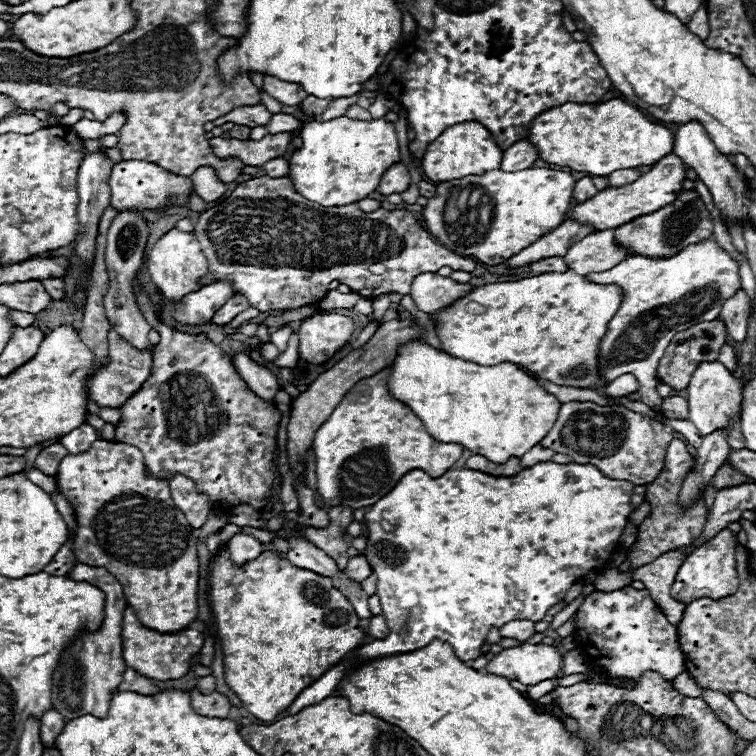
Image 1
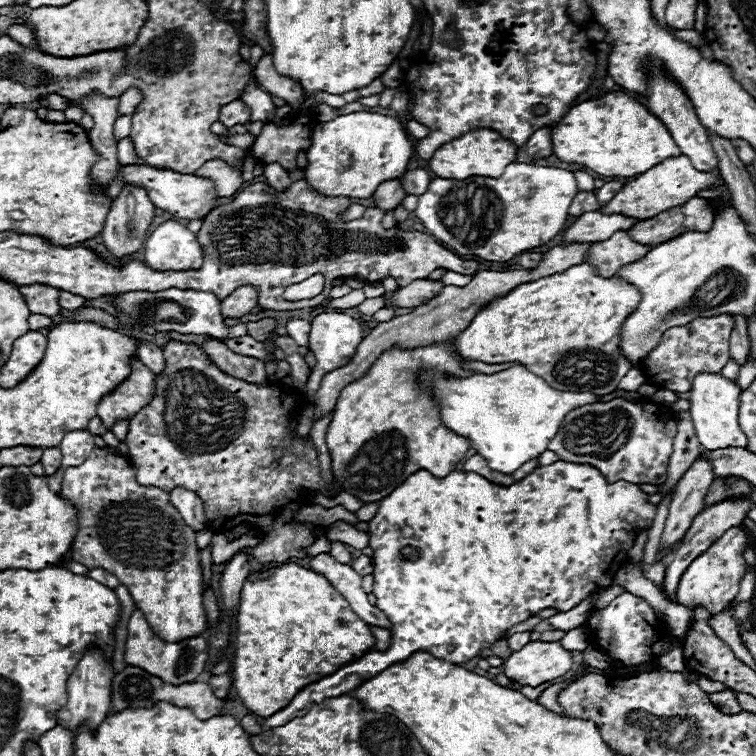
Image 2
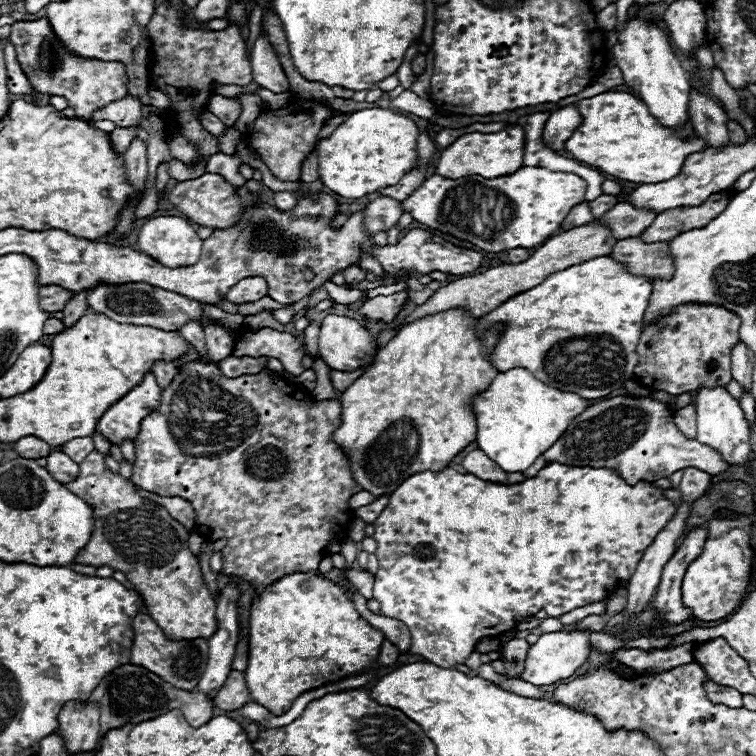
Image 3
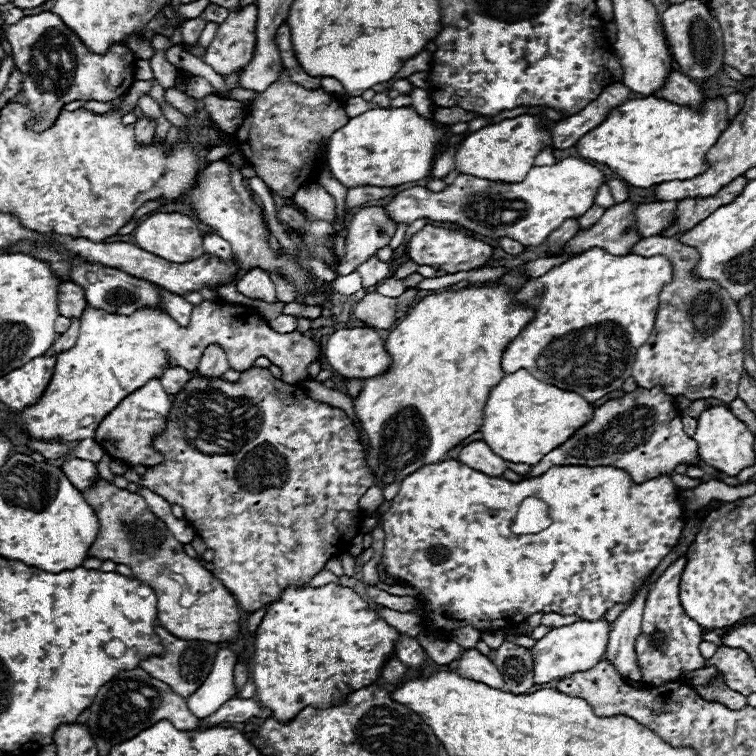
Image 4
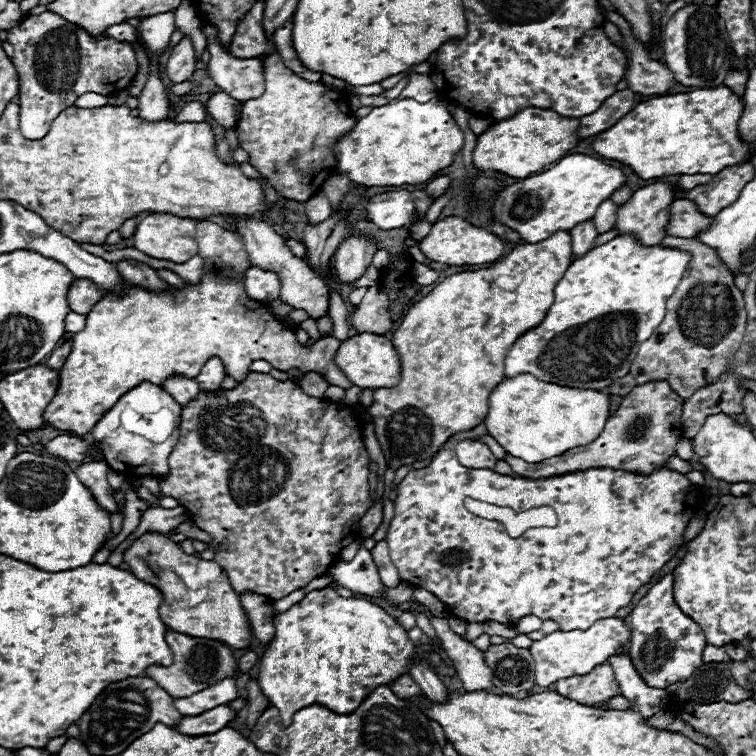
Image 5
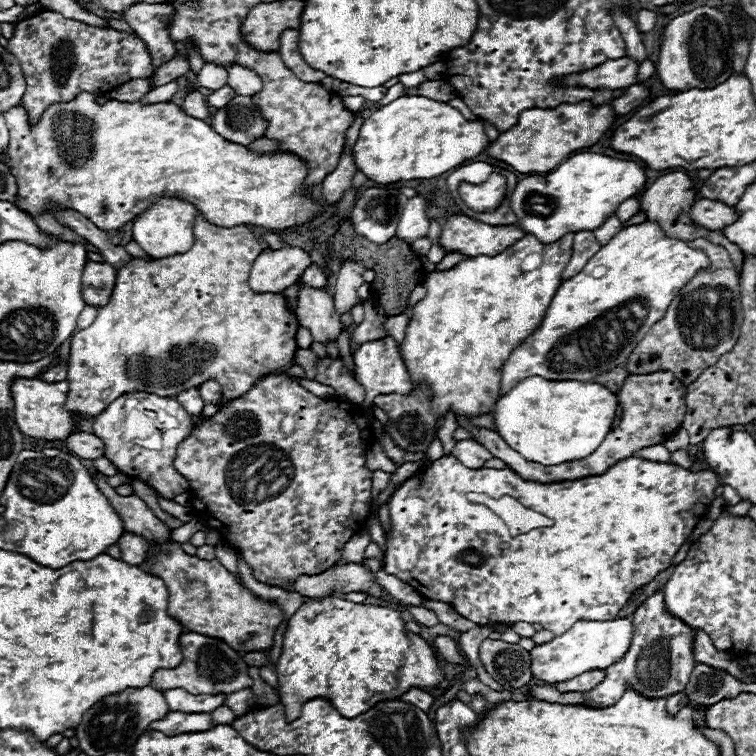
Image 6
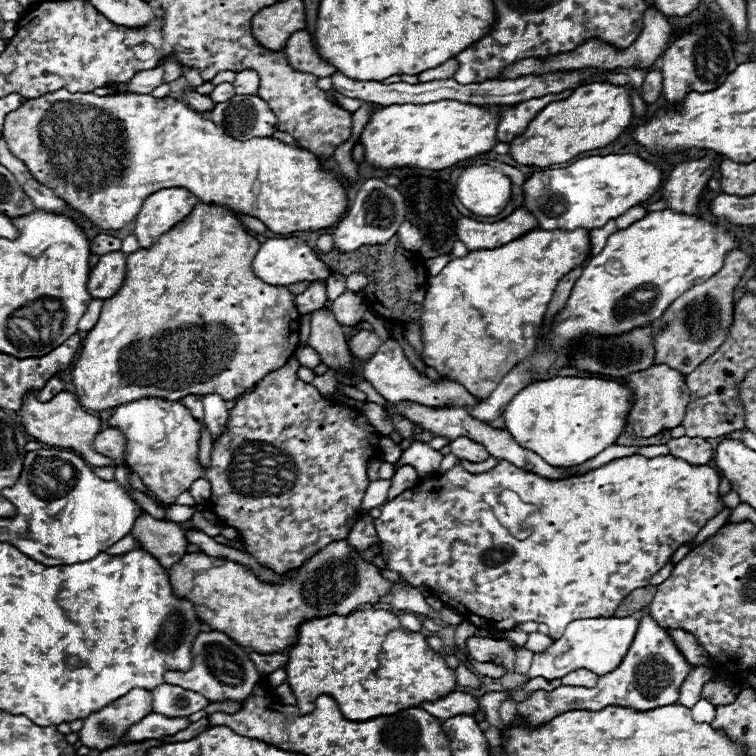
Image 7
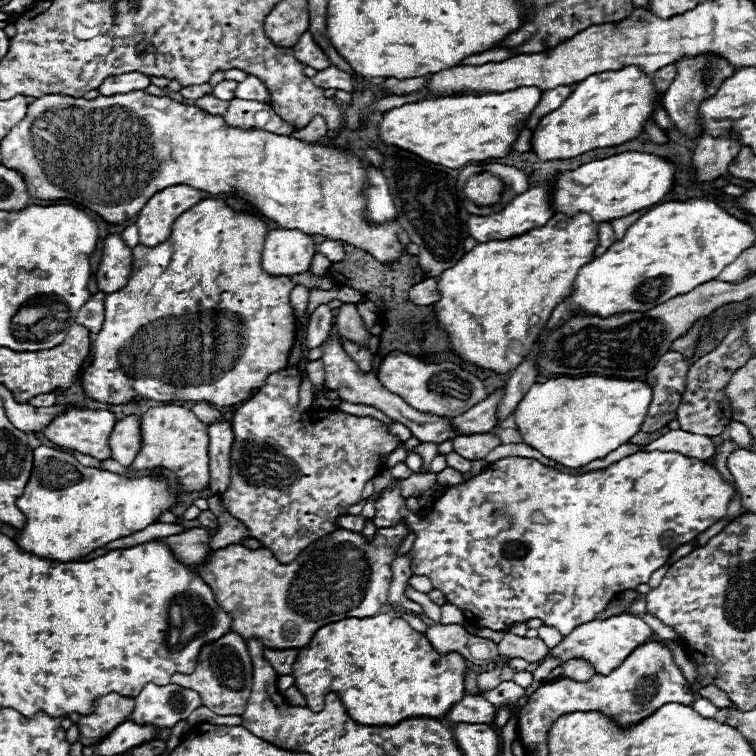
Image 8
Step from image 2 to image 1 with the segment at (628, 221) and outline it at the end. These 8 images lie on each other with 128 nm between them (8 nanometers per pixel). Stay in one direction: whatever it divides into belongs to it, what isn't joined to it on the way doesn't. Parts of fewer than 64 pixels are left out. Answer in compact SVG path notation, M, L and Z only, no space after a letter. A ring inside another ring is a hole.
M566 220L558 228L554 228L552 232L540 236L536 242L532 242L530 246L526 246L518 254L514 254L514 258L508 258L504 262L504 266L520 268L520 266L530 266L530 264L534 264L538 260L544 260L544 258L564 256L566 250L574 242L580 242L590 232L596 232L596 230L592 226L582 226L578 222Z

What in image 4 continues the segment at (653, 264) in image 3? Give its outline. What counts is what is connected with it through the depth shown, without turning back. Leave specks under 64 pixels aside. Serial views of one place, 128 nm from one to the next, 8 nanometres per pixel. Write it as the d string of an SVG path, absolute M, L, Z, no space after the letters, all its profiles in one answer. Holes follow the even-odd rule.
M642 238L630 248L630 254L646 258L660 254L672 264L672 282L662 288L654 330L638 348L632 366L636 384L642 388L662 386L666 394L686 396L688 400L718 398L730 404L738 396L738 380L744 364L744 318L738 306L718 284L692 276L698 252L676 238Z

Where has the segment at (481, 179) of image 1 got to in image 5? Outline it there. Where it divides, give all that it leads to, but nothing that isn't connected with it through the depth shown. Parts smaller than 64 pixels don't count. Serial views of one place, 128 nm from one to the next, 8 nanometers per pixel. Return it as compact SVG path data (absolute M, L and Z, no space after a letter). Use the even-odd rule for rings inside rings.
M570 154L560 158L548 170L528 176L522 182L506 186L490 208L490 216L520 234L522 240L534 244L546 240L558 230L570 230L578 222L594 216L602 200L610 198L616 188L624 184L624 172L584 154ZM408 190L376 194L366 204L368 220L380 230L394 230L402 226L410 228L410 216L414 210L416 208Z

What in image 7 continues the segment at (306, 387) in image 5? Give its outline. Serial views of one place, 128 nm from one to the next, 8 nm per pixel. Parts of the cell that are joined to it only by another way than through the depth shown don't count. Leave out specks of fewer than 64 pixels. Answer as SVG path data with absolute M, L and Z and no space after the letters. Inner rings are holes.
M310 346L298 348L298 350L296 350L296 358L298 358L300 366L306 366L306 368L310 368L310 370L314 370L314 368L320 364L318 352L316 352L314 348L310 348Z

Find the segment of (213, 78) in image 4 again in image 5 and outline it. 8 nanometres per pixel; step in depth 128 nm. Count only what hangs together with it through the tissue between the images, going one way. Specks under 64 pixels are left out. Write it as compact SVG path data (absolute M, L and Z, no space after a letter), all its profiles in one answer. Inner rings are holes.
M116 24L116 26L110 26L108 30L106 30L106 36L108 38L114 38L114 40L118 40L118 42L126 42L126 44L136 44L136 42L142 42L142 38L138 36L138 30L134 28L134 26L130 26L130 24Z

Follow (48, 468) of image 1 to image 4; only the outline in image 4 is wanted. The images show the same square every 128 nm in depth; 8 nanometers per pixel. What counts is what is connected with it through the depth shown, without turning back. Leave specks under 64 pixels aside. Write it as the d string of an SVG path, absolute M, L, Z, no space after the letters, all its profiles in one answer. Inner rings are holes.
M68 458L68 460L64 460L62 470L64 470L66 478L70 478L70 482L74 486L78 486L78 490L88 488L94 482L94 478L98 476L96 464L90 462L90 460L80 460L80 458Z

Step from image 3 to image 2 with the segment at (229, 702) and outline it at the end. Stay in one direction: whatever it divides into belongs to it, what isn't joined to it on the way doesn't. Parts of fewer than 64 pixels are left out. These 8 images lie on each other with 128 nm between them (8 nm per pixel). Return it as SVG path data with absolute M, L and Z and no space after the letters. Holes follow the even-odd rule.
M228 674L212 676L212 678L208 680L208 684L210 684L210 688L214 690L214 694L216 694L218 698L224 698L224 700L226 700L226 692L228 692L228 686L232 684L232 676L228 676Z

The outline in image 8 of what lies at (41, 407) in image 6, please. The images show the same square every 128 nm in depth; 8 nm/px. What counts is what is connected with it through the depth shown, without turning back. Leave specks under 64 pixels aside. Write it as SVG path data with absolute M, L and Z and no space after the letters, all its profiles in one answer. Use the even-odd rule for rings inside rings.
M68 408L62 414L56 414L56 418L42 430L42 434L68 450L92 456L96 460L108 460L110 458L110 448L108 448L108 436L116 424L116 416L108 410L88 410L88 408Z

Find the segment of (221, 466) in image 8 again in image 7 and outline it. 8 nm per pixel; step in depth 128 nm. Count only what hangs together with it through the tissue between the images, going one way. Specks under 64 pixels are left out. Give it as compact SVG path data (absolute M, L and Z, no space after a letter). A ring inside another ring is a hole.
M206 394L202 402L204 402L204 422L208 424L212 438L218 438L226 426L226 418L228 418L226 400L222 400L222 396L218 396L218 394Z

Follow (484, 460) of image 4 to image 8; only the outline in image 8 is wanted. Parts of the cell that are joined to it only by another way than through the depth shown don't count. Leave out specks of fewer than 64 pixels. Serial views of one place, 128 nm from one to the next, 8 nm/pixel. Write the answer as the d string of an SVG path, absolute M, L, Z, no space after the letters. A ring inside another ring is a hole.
M492 432L488 434L472 434L472 436L456 436L452 440L452 446L454 446L454 452L460 454L462 458L466 460L484 460L486 454L500 446L500 438Z

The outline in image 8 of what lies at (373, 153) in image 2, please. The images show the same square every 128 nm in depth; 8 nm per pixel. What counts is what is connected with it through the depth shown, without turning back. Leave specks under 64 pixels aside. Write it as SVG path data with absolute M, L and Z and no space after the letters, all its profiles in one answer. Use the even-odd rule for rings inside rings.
M522 86L522 88L516 88L516 90L502 92L502 94L484 94L484 96L472 96L472 94L468 94L468 96L446 96L446 98L436 98L436 100L422 100L422 102L402 104L402 106L398 106L398 108L388 110L388 112L382 116L382 120L378 122L378 138L380 138L380 142L382 142L384 146L396 146L396 148L400 148L400 150L408 150L408 152L412 152L412 154L416 154L416 156L420 156L420 158L424 158L424 160L428 160L428 162L442 164L442 166L448 166L448 168L462 168L462 166L470 164L470 160L474 160L474 162L484 162L484 160L490 160L490 158L502 158L502 156L506 156L506 154L512 150L510 146L512 146L514 140L518 138L520 128L522 128L522 122L524 122L524 120L530 116L530 112L536 108L540 96L542 96L542 90L540 90L540 88L536 88L536 86Z

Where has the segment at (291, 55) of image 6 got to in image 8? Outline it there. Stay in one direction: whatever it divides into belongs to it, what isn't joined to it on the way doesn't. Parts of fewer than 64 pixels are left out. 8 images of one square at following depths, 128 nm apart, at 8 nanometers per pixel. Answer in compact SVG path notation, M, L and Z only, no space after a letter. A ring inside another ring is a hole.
M304 32L298 42L292 46L294 58L298 58L298 62L314 68L314 70L326 70L332 66L332 62L326 58L324 50L314 42L310 32Z

